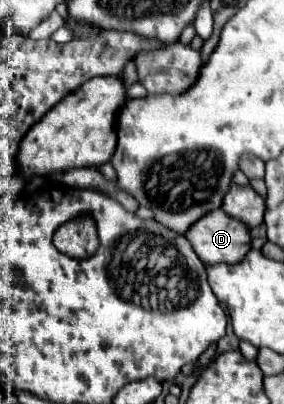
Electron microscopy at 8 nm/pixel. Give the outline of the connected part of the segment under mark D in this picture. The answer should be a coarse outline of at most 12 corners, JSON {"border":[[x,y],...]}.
{"border":[[221,208],[185,238],[205,264],[237,264],[251,250],[251,228]]}

